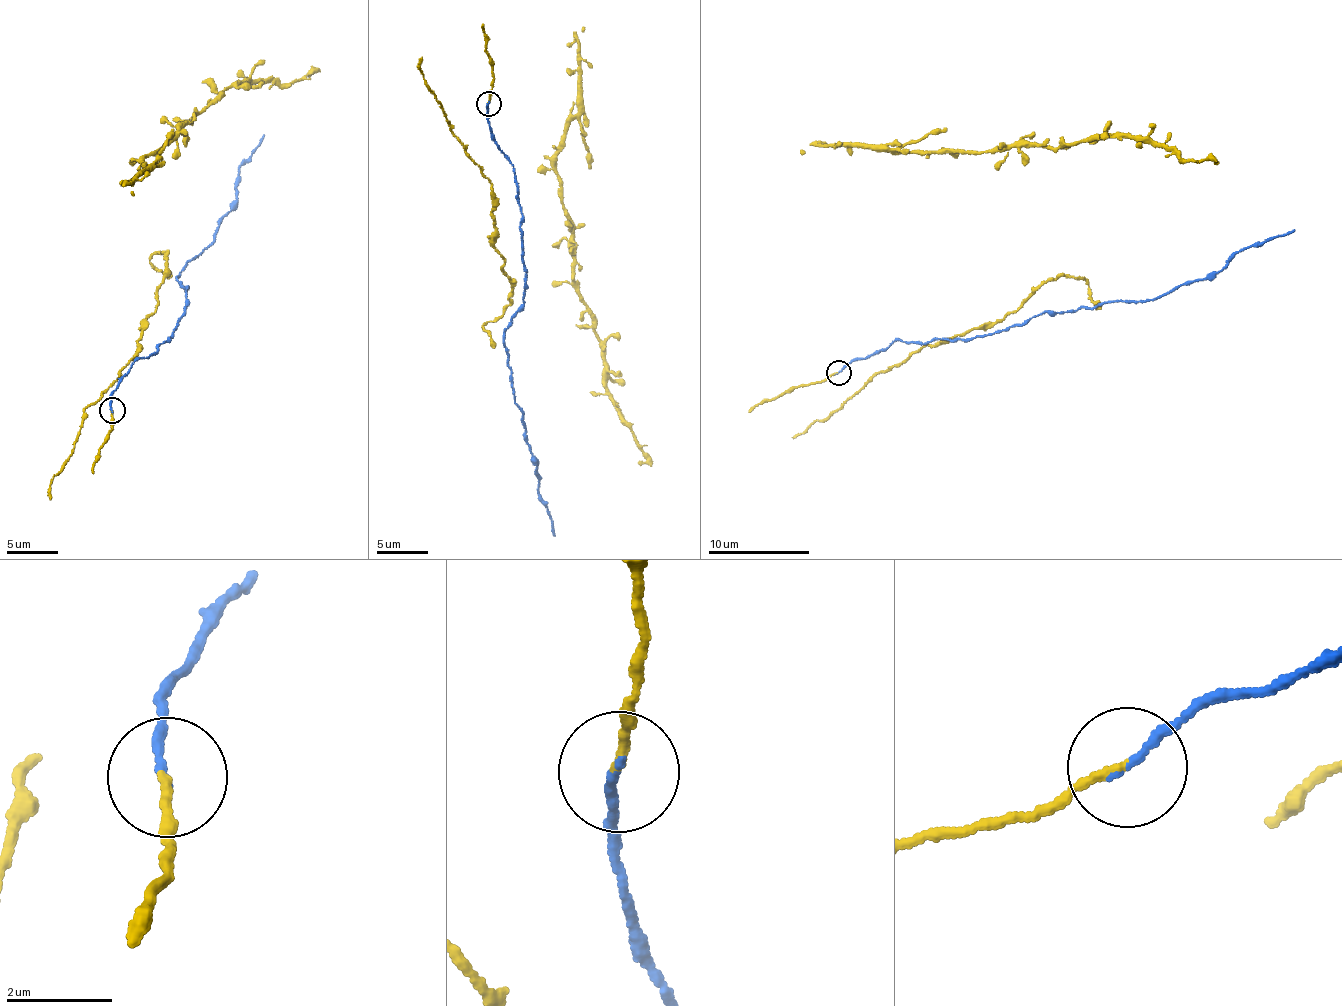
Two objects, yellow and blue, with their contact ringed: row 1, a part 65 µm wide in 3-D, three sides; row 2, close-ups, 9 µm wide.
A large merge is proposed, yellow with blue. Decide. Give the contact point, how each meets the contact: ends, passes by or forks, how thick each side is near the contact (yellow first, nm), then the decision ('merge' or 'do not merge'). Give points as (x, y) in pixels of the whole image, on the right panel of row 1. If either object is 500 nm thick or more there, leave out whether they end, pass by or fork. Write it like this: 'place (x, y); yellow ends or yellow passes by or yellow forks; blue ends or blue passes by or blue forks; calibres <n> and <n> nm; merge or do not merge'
place (838, 372); yellow ends; blue ends; calibres 140 and 150 nm; merge

